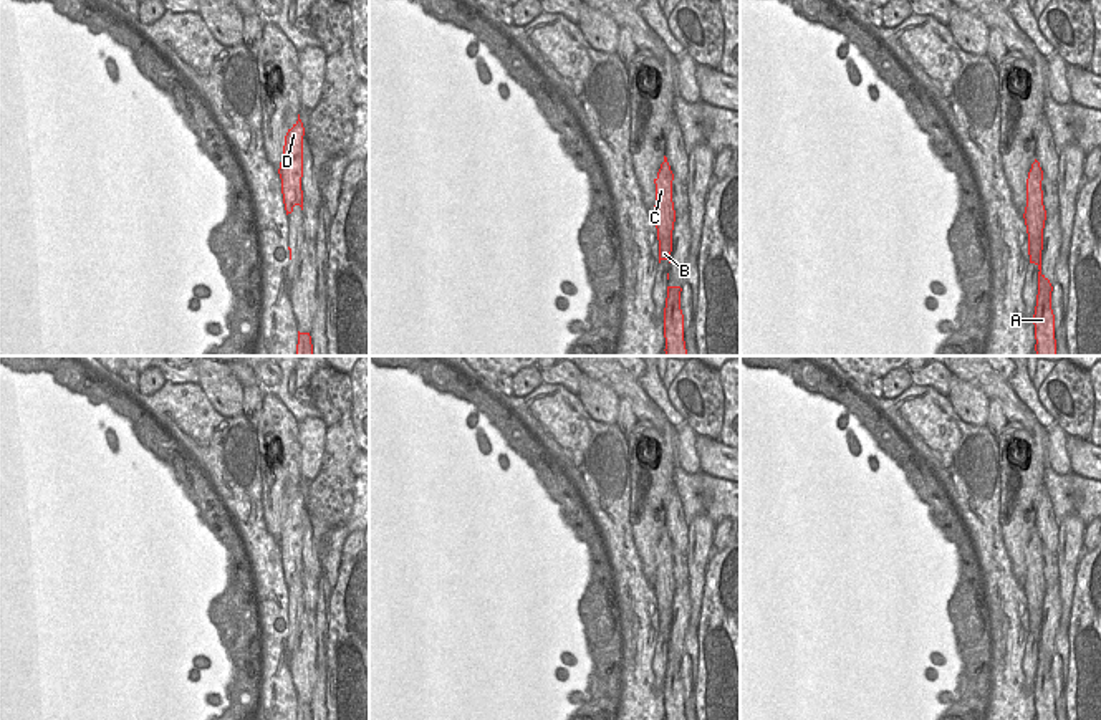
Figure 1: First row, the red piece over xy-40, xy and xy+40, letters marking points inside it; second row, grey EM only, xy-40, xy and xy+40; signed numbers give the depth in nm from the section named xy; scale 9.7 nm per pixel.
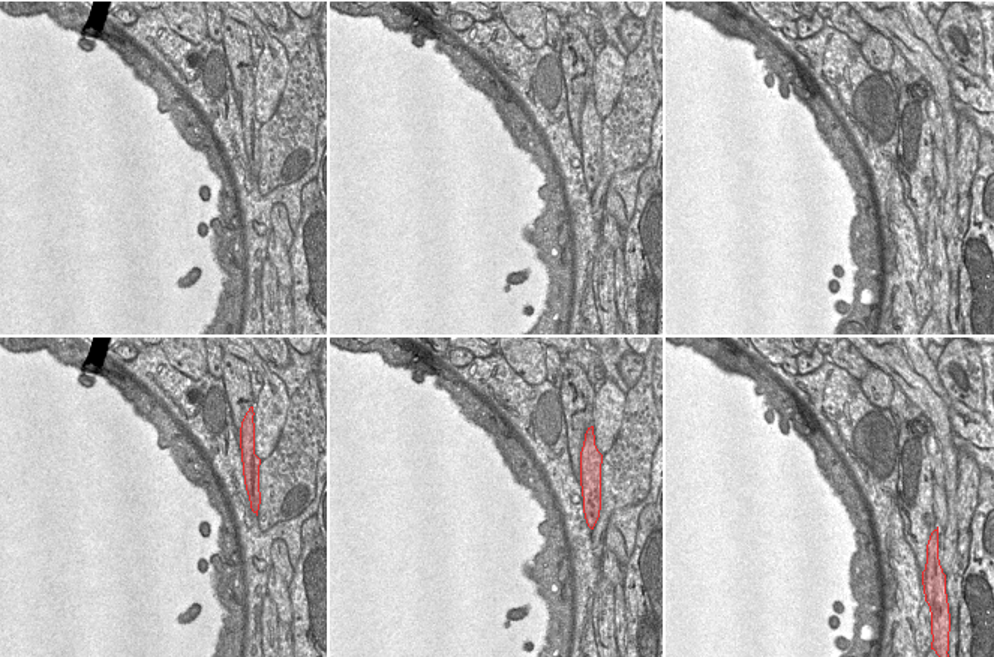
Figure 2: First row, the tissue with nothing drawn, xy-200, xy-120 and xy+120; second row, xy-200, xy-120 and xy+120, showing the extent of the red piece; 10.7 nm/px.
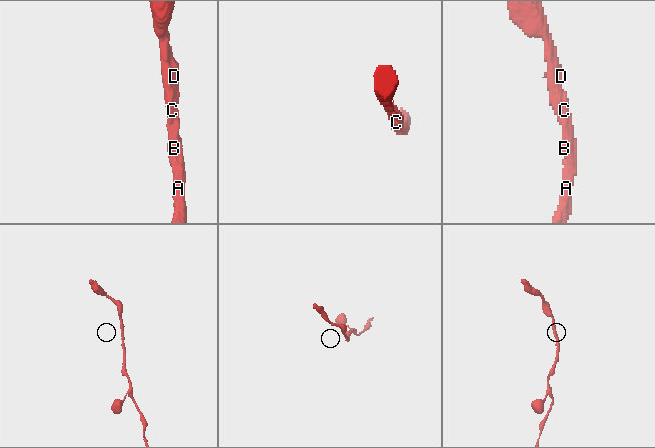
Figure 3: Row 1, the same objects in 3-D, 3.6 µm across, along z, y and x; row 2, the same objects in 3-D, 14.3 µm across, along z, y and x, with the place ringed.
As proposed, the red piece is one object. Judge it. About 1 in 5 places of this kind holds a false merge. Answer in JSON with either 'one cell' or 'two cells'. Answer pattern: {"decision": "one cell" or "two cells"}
{"decision": "one cell"}

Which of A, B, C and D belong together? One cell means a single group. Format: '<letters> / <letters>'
A B C D

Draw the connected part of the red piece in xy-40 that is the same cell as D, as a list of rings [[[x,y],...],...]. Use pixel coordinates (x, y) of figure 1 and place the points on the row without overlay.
[[[298,485],[298,492],[291,500],[288,500],[285,506],[285,516],[278,540],[286,586],[293,583],[295,576],[300,576],[303,581],[303,506],[305,498]]]

